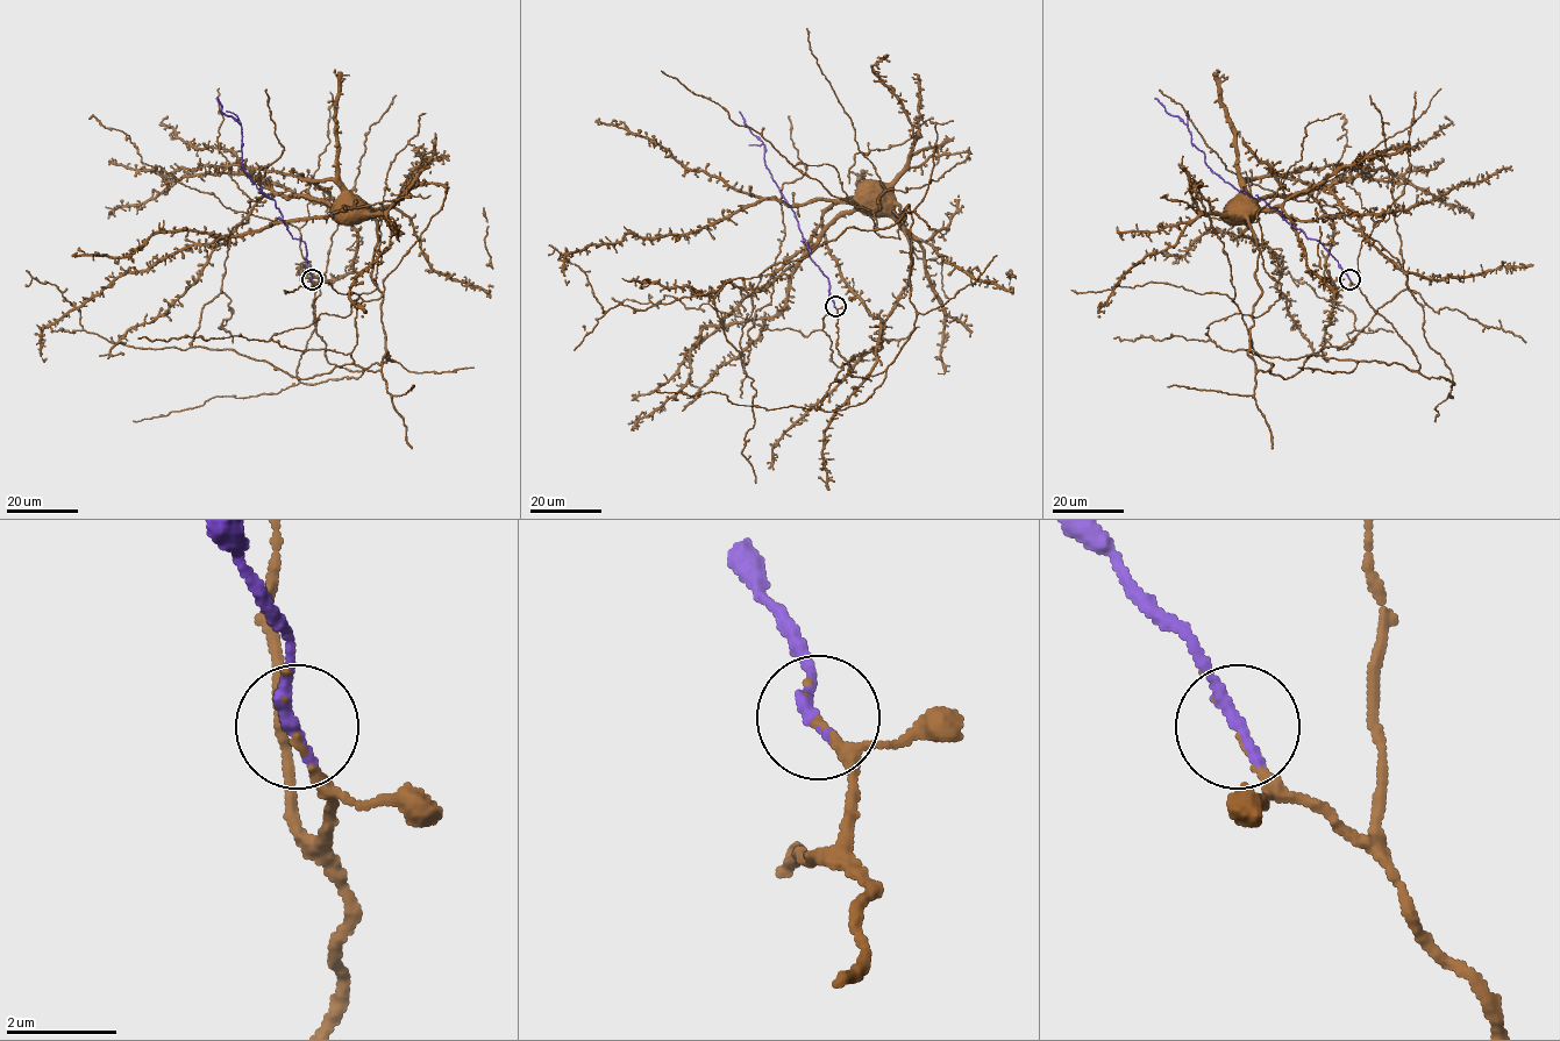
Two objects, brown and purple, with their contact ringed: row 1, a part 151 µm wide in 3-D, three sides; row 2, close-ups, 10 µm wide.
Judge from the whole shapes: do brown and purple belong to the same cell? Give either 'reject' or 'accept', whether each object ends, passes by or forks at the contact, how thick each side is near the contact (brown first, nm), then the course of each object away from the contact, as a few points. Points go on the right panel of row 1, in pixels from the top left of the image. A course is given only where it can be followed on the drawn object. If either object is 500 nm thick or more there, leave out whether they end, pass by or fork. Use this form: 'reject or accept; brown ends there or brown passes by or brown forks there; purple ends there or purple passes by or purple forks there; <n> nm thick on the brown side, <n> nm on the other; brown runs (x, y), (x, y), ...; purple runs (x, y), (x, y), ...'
accept; brown ends there; purple ends there; 70 nm thick on the brown side, 280 nm on the other; brown runs (1350, 280), (1407, 344), (1417, 371), (1249, 349), (1261, 292), (1259, 248), (1249, 223), (1229, 213); purple runs (1350, 279), (1316, 239), (1212, 171), (1204, 154), (1191, 142), (1187, 126), (1154, 99)

